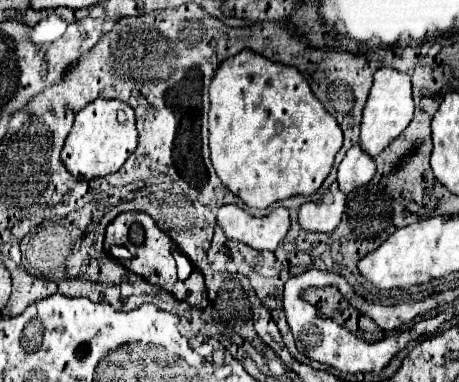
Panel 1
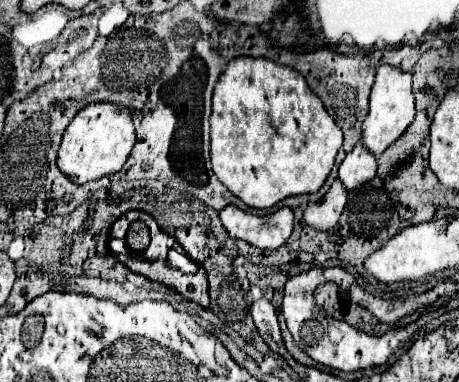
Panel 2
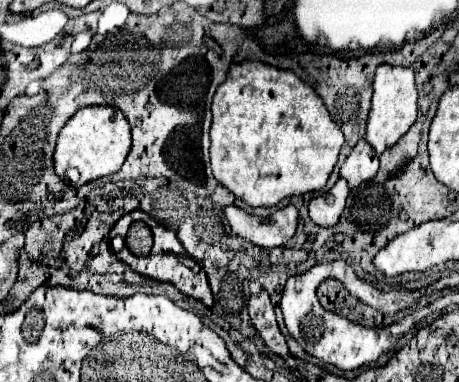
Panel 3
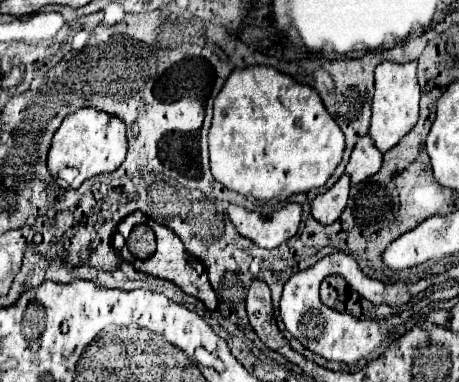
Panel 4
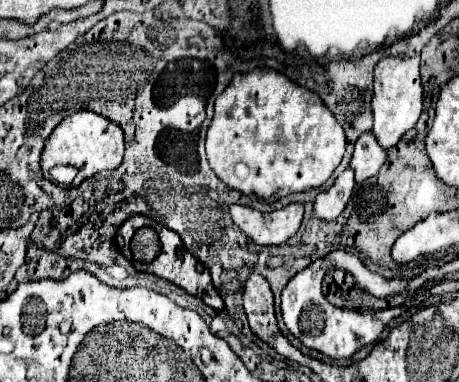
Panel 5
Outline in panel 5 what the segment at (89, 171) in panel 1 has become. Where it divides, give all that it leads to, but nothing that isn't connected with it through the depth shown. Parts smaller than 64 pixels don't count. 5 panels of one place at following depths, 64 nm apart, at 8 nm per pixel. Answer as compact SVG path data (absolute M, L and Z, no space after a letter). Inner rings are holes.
M80 110L68 118L64 118L54 132L48 136L44 152L40 156L42 172L48 174L52 166L66 164L74 166L78 170L74 178L74 186L78 186L84 178L90 178L102 170L116 170L124 156L124 134L118 124L112 124L100 114L94 114L90 110Z

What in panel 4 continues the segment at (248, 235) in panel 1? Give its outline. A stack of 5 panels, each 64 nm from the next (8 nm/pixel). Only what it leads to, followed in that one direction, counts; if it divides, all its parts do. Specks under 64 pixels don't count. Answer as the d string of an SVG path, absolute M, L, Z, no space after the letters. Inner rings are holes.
M292 202L264 218L258 212L250 212L242 206L230 204L228 216L244 238L252 240L260 248L276 248L298 232L302 220L302 206Z

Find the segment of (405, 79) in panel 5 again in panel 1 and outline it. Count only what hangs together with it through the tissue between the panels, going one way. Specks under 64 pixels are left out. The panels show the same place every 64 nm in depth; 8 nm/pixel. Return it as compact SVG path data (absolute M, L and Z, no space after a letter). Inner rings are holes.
M380 68L374 74L374 84L364 108L362 116L362 134L360 134L360 148L368 156L378 156L392 140L396 140L402 130L410 124L414 114L414 102L412 102L412 86L410 86L410 76L404 72L398 72L394 68Z

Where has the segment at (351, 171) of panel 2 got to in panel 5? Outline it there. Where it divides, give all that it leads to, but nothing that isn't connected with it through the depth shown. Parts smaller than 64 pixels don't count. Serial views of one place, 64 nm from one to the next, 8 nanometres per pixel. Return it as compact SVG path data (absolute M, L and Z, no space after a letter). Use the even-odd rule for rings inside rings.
M370 130L364 132L356 140L354 154L350 160L350 168L356 174L356 182L364 182L366 178L376 176L384 162L386 162L384 148L380 148L380 144L376 142L376 136L372 136Z

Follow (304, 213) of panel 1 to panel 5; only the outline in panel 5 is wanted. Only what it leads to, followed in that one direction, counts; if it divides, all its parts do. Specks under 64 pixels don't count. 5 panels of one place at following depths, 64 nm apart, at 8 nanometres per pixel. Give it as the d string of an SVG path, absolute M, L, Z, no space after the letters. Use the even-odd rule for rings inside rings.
M346 168L328 190L324 190L316 196L314 214L322 220L336 220L342 214L342 210L346 208L346 204L352 196L354 184L356 184L354 172L350 168Z

